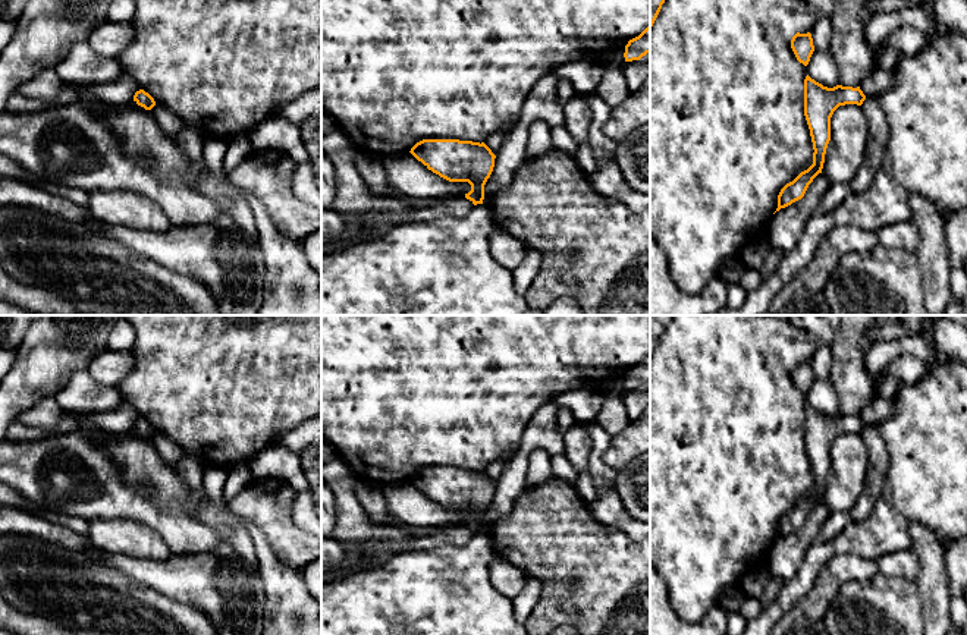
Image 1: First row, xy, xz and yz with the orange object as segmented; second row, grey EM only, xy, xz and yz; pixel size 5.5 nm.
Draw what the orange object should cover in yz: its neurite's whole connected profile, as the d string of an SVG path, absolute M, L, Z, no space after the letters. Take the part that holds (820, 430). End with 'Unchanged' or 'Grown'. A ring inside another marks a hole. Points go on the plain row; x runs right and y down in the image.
M809 403L806 405L804 444L814 478L813 493L781 518L776 540L801 528L813 507L822 502L826 477L831 469L831 446L833 440L839 434L845 433L861 434L864 428L866 424L860 415L853 416L836 414L833 416L828 416L811 408Z. Unchanged

